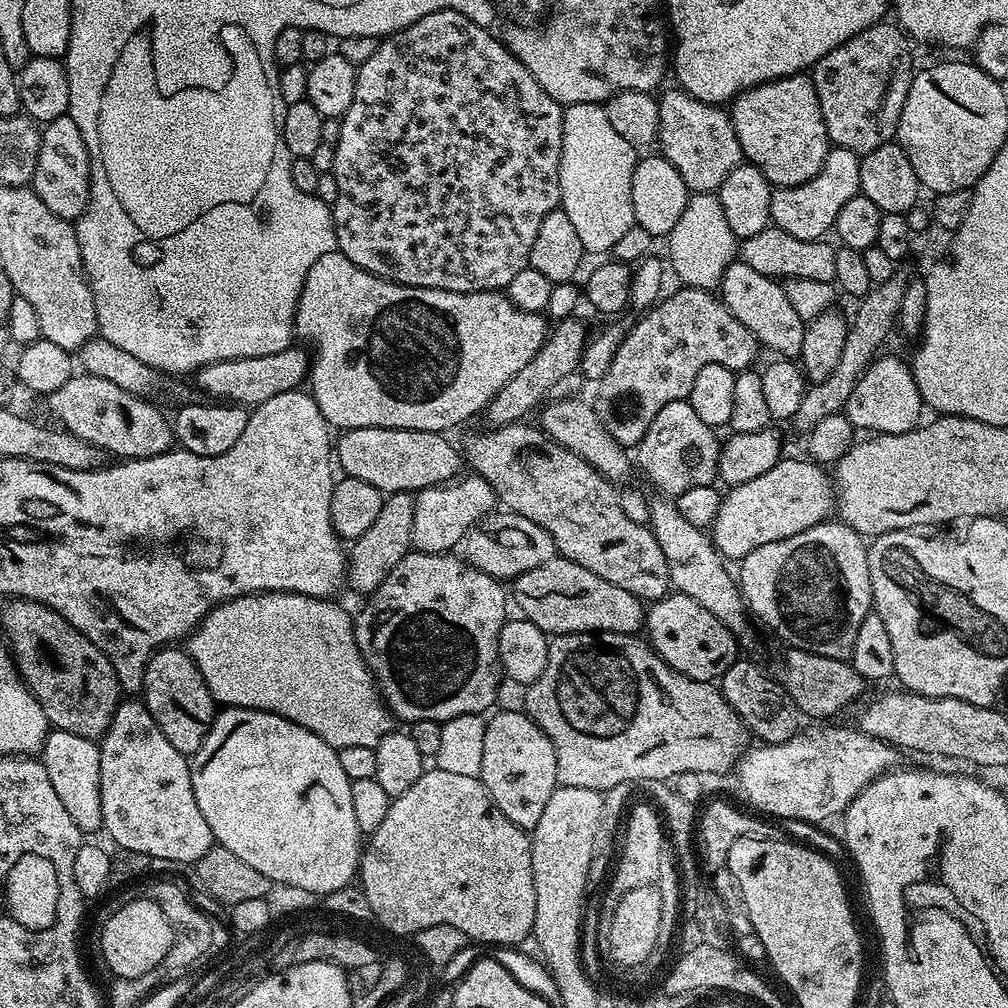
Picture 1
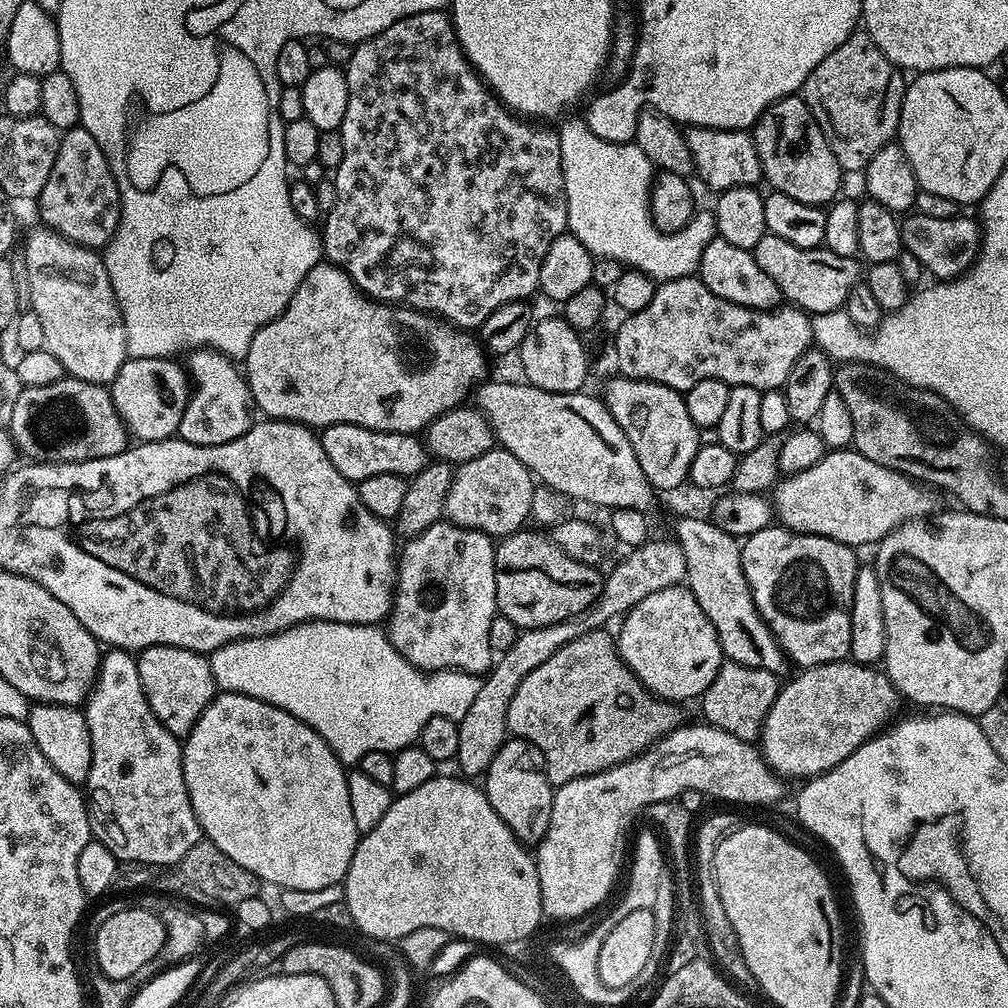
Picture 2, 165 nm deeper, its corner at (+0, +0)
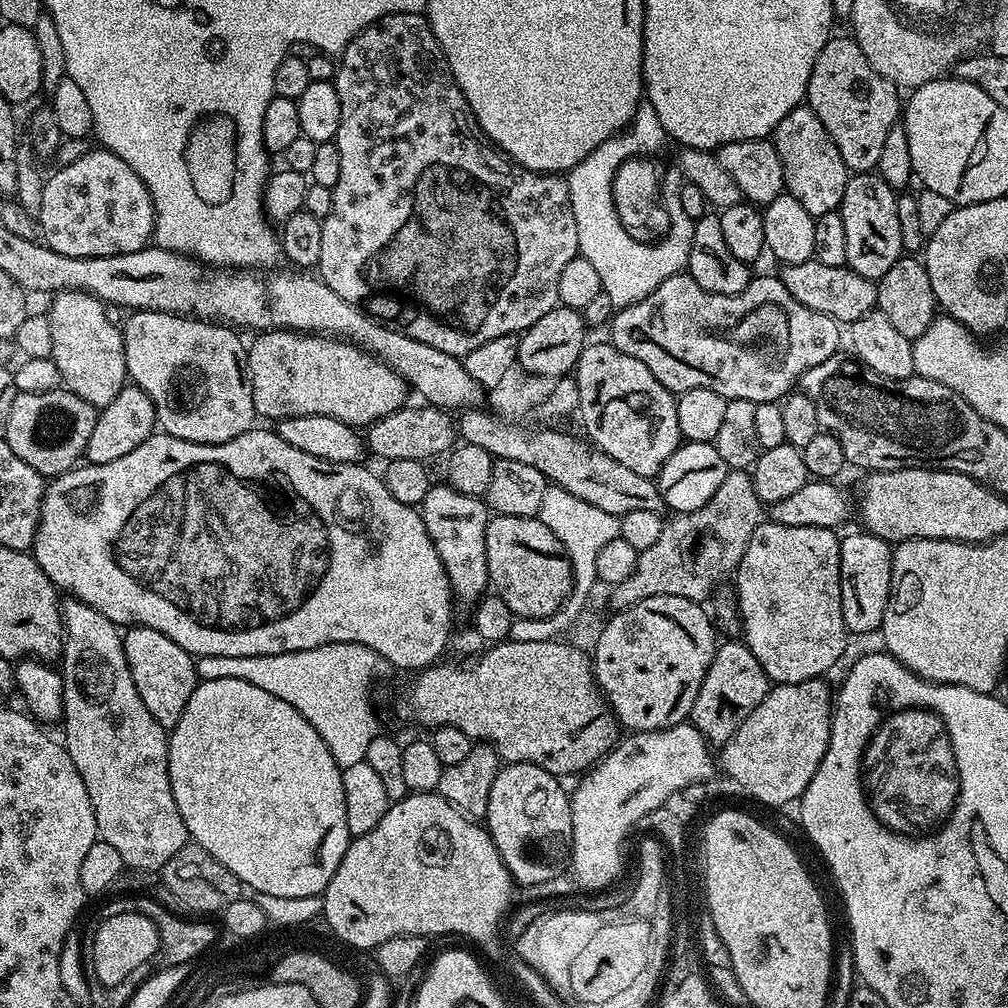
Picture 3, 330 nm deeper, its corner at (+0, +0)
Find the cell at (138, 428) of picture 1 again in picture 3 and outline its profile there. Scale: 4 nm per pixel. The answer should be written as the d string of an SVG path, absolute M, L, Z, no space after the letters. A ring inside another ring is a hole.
M63 386L46 390L46 394L17 392L14 402L10 402L10 418L6 418L2 439L26 466L34 466L45 478L55 478L81 463L97 415L98 409L86 398L78 398Z

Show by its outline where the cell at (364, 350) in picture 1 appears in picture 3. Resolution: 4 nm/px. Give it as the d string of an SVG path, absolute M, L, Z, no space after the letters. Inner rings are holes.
M287 330L262 332L255 338L257 340L253 344L247 345L247 369L257 417L264 419L265 416L271 422L279 422L286 418L326 414L326 418L338 418L338 422L343 424L367 426L375 420L381 420L386 414L394 414L405 407L407 400L404 399L410 396L408 383L393 368L346 340Z

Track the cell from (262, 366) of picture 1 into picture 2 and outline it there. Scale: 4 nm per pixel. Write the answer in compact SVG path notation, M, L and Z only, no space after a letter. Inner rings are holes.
M133 356L125 360L116 377L112 379L112 401L133 441L167 440L179 433L180 419L190 395L190 377L185 365L176 363L180 362L166 356Z

